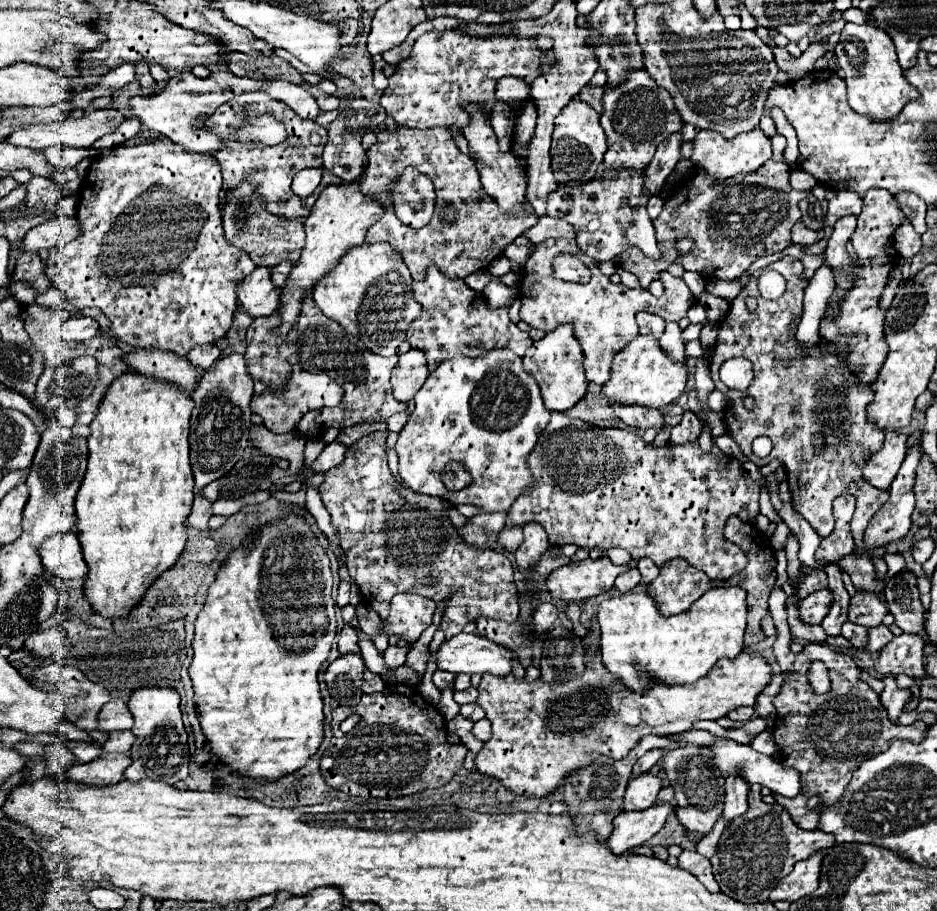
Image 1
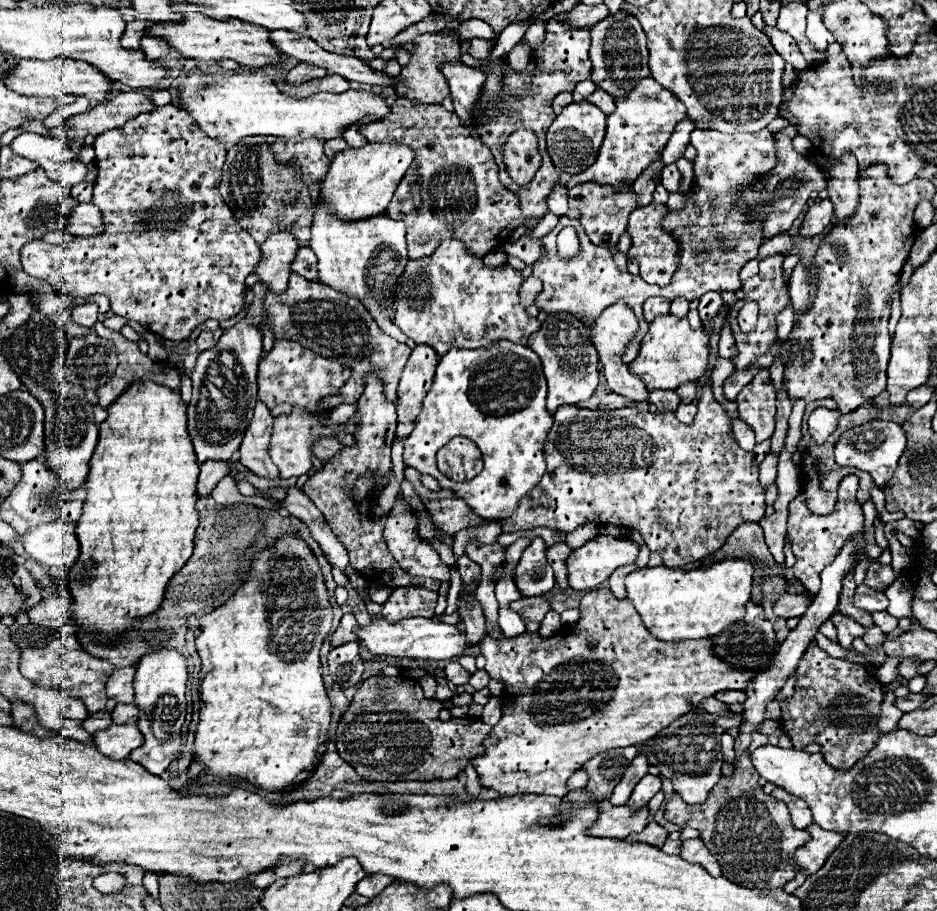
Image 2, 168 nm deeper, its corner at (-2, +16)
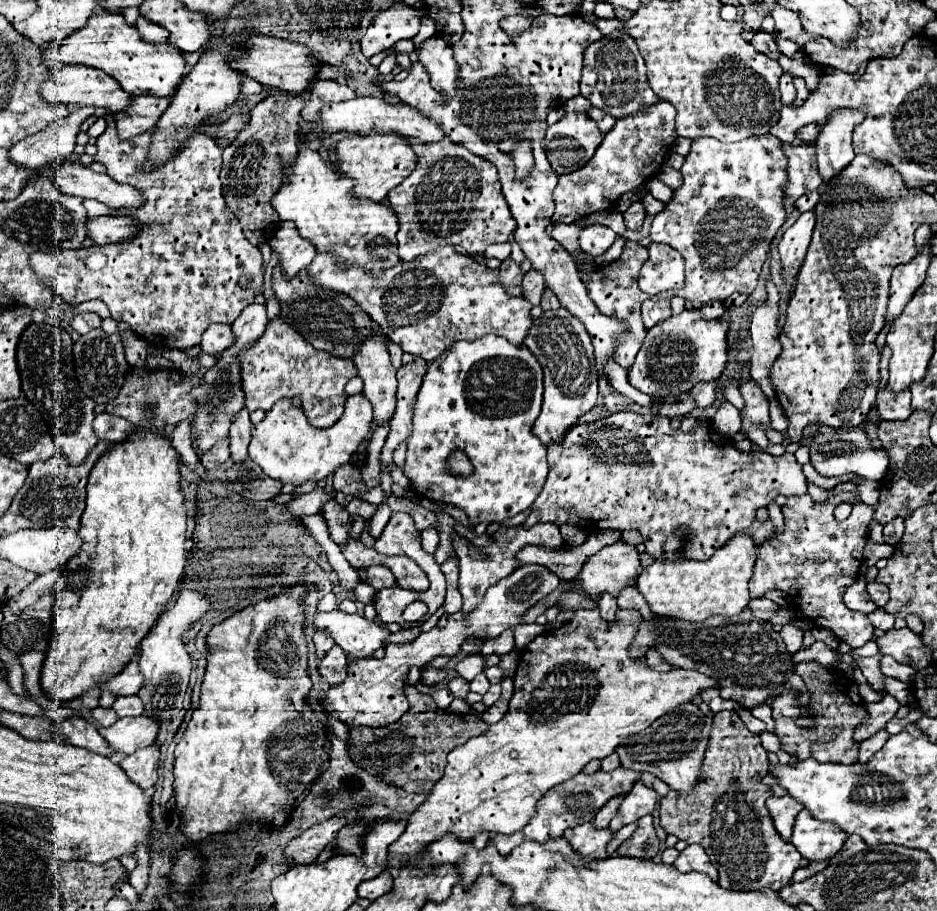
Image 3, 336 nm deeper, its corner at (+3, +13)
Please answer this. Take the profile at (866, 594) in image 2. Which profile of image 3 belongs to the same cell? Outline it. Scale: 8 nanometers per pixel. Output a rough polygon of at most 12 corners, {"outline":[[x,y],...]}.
{"outline":[[857,579],[845,591],[845,605],[853,611],[871,613],[865,583]]}

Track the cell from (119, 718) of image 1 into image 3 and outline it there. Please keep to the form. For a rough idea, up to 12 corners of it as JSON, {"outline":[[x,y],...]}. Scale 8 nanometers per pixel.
{"outline":[[133,657],[105,683],[115,695],[135,695],[145,679]]}

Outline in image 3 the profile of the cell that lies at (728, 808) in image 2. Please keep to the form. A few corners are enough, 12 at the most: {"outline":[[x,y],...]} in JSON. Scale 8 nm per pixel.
{"outline":[[713,717],[697,785],[659,825],[703,845],[723,889],[779,891],[801,853],[777,835],[767,751]]}

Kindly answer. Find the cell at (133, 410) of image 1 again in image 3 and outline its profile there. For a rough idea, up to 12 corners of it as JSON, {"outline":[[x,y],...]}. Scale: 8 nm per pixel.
{"outline":[[143,429],[87,483],[43,695],[117,675],[187,565],[179,453]]}

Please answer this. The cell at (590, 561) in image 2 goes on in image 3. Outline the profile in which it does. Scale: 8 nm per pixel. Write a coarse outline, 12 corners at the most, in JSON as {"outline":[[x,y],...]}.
{"outline":[[617,541],[589,557],[577,585],[619,597],[635,585],[637,547]]}

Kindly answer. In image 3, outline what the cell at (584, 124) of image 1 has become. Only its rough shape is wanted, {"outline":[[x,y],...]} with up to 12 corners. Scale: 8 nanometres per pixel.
{"outline":[[565,113],[543,141],[557,175],[593,157],[603,133],[587,113]]}

